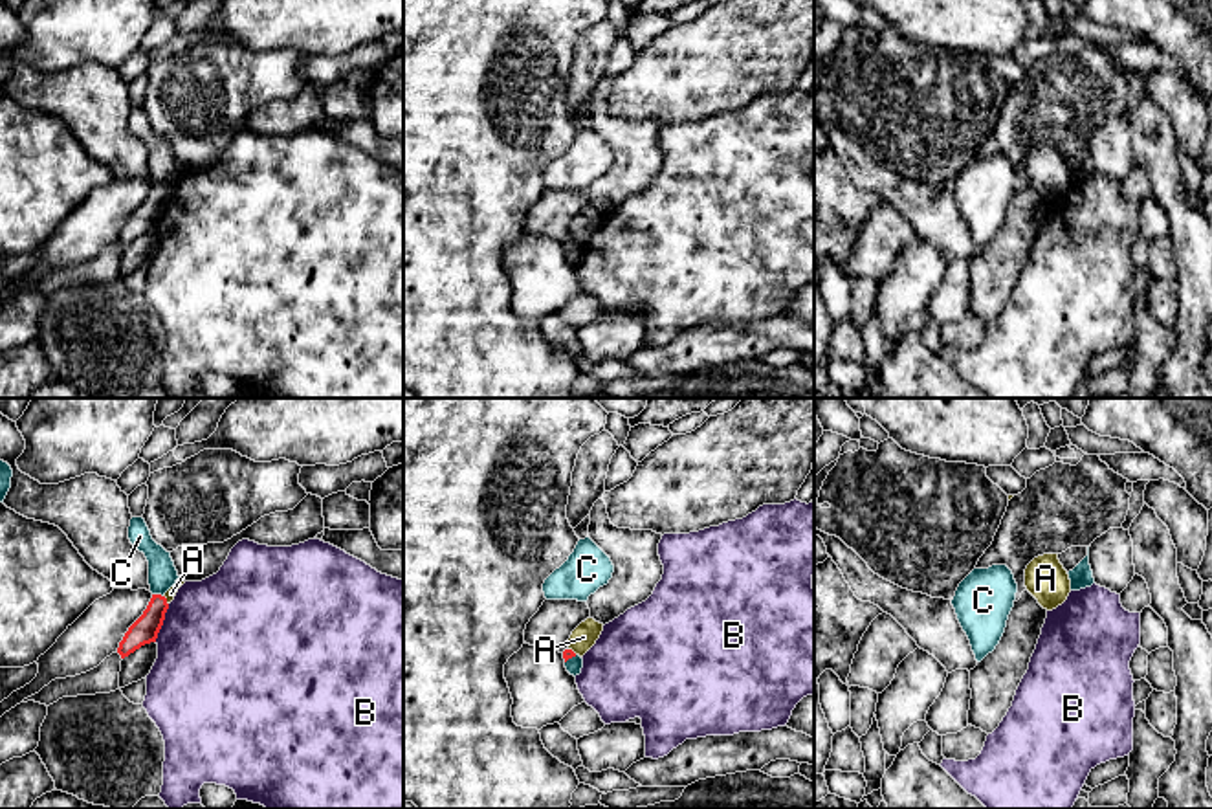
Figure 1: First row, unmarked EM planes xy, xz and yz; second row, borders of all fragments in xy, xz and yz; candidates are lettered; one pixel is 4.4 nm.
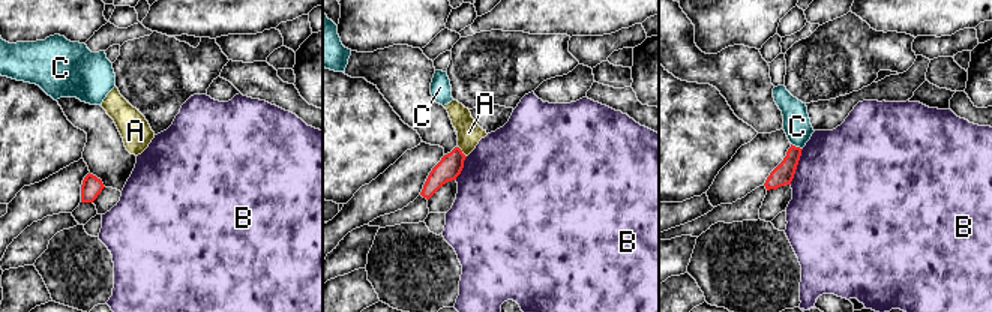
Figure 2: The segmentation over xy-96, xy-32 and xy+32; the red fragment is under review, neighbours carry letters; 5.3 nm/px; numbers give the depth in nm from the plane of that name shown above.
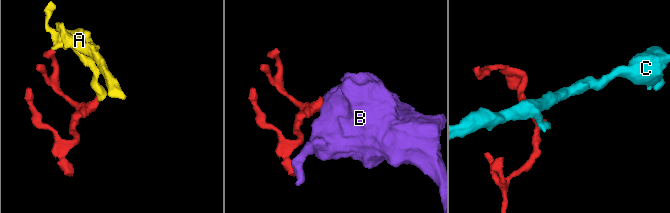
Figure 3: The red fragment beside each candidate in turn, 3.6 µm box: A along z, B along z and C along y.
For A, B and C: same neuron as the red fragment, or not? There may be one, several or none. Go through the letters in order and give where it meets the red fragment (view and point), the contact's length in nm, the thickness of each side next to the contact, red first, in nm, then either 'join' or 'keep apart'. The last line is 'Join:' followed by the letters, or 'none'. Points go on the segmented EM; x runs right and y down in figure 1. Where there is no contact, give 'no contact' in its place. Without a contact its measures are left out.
A: meets red in xy at (165, 600); contact 50 nm long; 120 nm thick on the red side, 50 nm on the other; keep apart
B: meets red in xy at (162, 622); contact 180 nm long; 120 nm thick on the red side, 500 nm on the other; keep apart
C: meets red in xy at (158, 595); contact 50 nm long; 120 nm thick on the red side, 130 nm on the other; keep apart
Join: none

